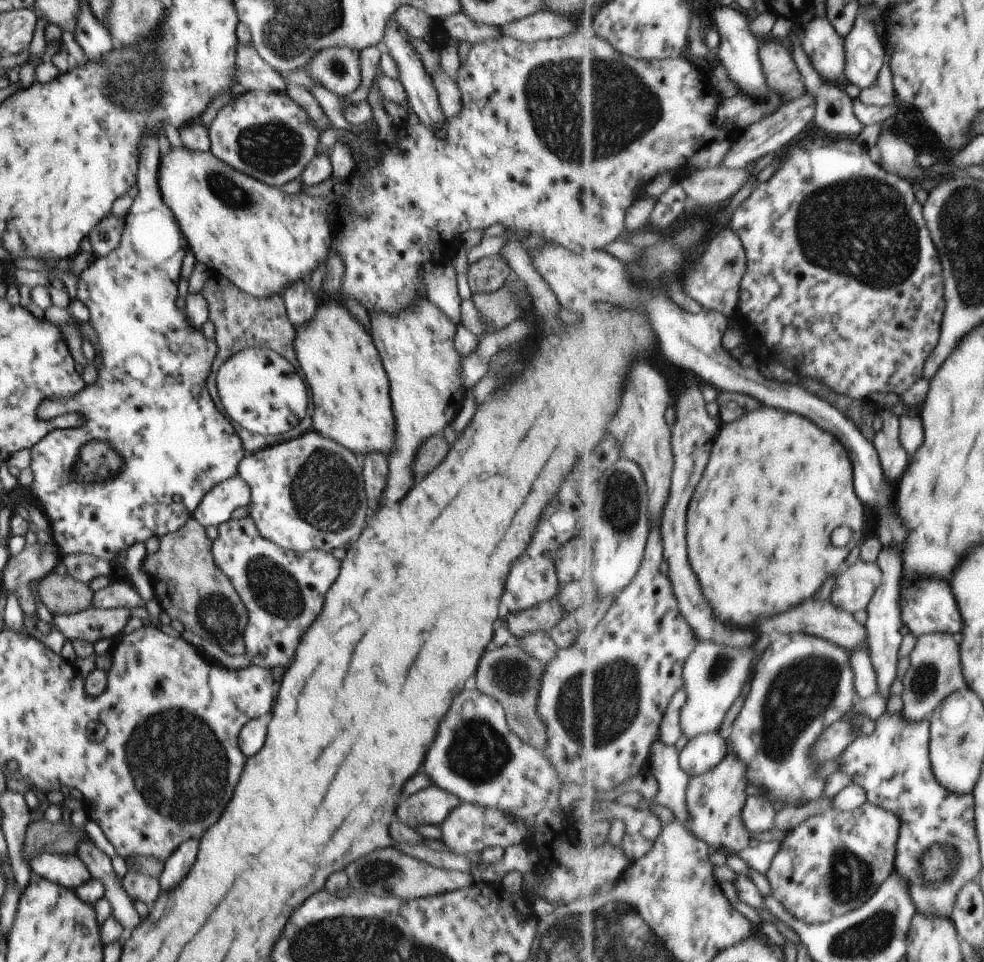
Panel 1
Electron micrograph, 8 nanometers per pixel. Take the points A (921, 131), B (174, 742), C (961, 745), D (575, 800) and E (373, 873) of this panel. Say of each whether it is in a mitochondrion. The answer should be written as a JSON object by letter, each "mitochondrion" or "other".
{"A":"other","B":"mitochondrion","C":"mitochondrion","D":"other","E":"mitochondrion"}

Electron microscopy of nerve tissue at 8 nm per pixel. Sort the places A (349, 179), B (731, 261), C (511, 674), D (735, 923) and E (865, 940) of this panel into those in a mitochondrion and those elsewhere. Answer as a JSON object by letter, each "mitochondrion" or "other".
{"A":"other","B":"mitochondrion","C":"mitochondrion","D":"other","E":"mitochondrion"}

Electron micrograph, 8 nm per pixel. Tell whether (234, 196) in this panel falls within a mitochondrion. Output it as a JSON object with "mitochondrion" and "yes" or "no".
{"mitochondrion":"yes"}

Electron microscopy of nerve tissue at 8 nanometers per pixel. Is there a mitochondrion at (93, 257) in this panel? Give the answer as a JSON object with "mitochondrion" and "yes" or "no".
{"mitochondrion":"no"}

